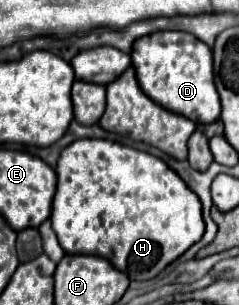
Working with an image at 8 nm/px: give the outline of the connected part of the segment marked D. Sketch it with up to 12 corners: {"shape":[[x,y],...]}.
{"shape":[[190,32],[132,46],[140,88],[196,124],[220,116],[212,52]]}

